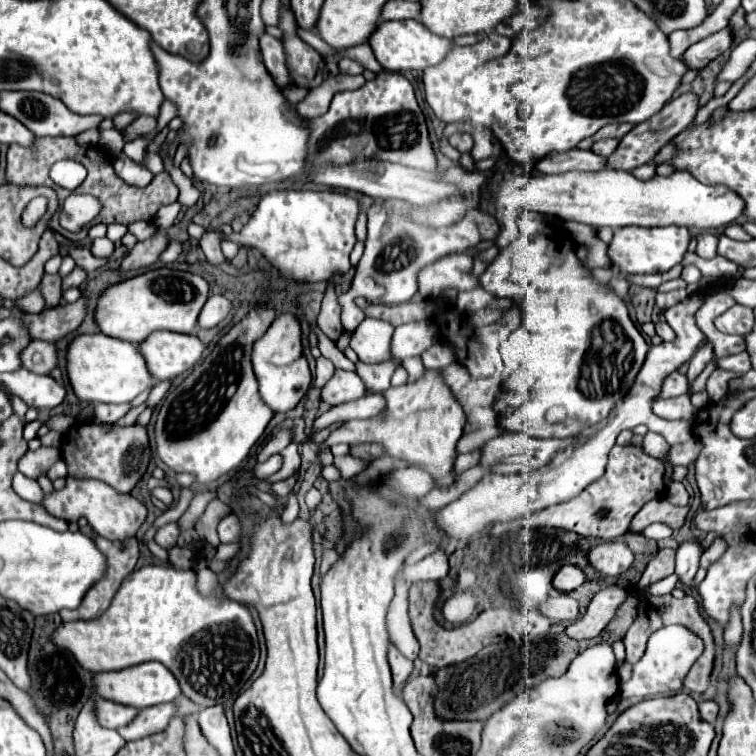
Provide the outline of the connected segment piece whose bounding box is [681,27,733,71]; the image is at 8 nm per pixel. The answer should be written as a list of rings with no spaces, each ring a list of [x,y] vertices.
[[[725,27],[721,29],[719,33],[713,33],[709,37],[705,37],[703,41],[697,41],[695,45],[691,45],[681,61],[685,63],[685,67],[689,71],[701,71],[707,67],[709,61],[713,61],[715,57],[719,57],[723,51],[727,51],[733,43],[733,35],[731,35],[731,29]]]

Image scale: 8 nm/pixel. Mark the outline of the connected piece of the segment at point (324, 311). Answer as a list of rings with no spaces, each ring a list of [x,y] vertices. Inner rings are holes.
[[[331,279],[327,283],[327,289],[323,298],[323,305],[317,317],[317,323],[321,327],[321,331],[331,337],[333,341],[339,339],[341,331],[341,321],[339,321],[339,305],[337,305],[337,295],[335,295],[335,284]]]

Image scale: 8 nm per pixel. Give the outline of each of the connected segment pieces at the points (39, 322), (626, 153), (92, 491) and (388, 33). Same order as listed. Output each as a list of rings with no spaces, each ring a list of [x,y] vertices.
[[[79,297],[79,301],[71,305],[45,307],[37,315],[25,315],[29,333],[33,339],[57,341],[69,333],[73,333],[87,315],[87,297]]]
[[[683,93],[675,99],[671,99],[669,103],[665,103],[665,107],[657,115],[649,117],[643,123],[637,123],[631,129],[631,133],[627,133],[627,137],[621,139],[615,153],[611,157],[607,157],[609,167],[611,169],[621,169],[621,171],[633,171],[639,165],[651,163],[651,159],[657,155],[657,151],[663,145],[667,145],[673,137],[677,137],[681,131],[685,131],[693,123],[697,111],[699,111],[699,97],[695,93]]]
[[[67,477],[67,483],[61,491],[51,491],[45,493],[43,503],[41,503],[51,515],[65,519],[69,523],[79,521],[79,517],[85,517],[89,525],[95,529],[97,535],[111,539],[111,541],[123,541],[127,537],[133,537],[137,529],[141,527],[143,519],[147,517],[147,509],[141,501],[127,493],[119,493],[105,485],[103,481],[97,479],[77,479],[77,477]]]
[[[407,19],[407,21],[383,21],[379,23],[377,31],[371,35],[367,41],[373,47],[373,53],[377,61],[383,65],[387,71],[423,71],[431,65],[437,65],[451,53],[453,41],[439,37],[431,33],[419,19]]]

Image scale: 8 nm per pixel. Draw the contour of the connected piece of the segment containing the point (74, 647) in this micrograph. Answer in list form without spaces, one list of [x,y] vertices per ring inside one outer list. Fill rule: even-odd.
[[[147,565],[133,571],[99,619],[61,623],[55,631],[55,645],[69,649],[91,673],[119,671],[147,661],[163,663],[177,677],[183,695],[201,707],[223,705],[229,697],[237,695],[259,663],[259,641],[249,609],[227,599],[221,587],[211,595],[199,593],[197,573],[193,569],[175,569],[173,565]]]

